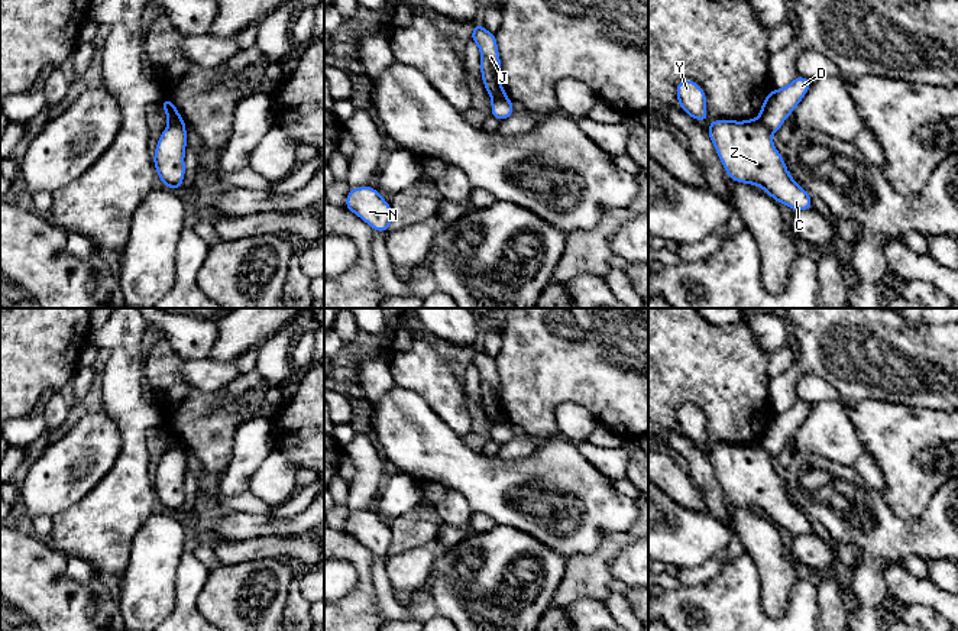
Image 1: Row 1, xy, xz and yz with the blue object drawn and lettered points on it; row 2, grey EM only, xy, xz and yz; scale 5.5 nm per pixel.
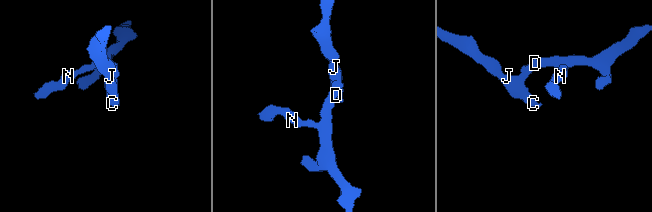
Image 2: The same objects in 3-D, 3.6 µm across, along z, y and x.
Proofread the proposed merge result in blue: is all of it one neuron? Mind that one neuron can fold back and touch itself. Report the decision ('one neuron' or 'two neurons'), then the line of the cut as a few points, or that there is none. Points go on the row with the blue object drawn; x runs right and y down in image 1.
two neurons; cut xy (168, 122), (177, 122), (184, 126)

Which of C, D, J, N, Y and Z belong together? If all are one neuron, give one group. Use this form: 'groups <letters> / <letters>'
groups C J Y Z / D N

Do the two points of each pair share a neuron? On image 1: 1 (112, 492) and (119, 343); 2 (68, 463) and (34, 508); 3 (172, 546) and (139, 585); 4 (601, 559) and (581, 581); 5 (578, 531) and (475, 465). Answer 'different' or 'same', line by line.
1: same
2: same
3: same
4: same
5: same

